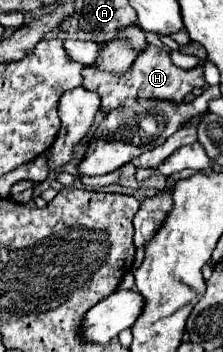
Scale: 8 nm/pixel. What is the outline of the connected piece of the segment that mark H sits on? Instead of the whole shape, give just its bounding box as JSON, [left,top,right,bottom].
[81,43,205,115]

